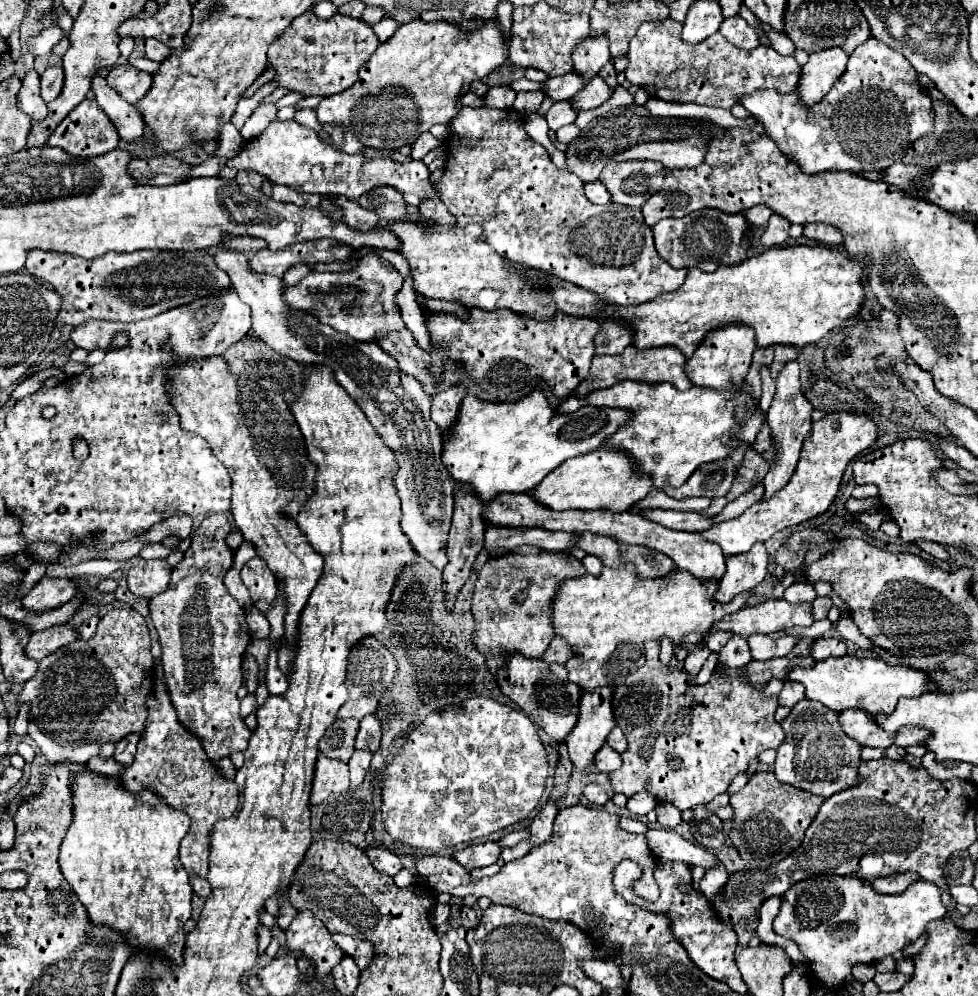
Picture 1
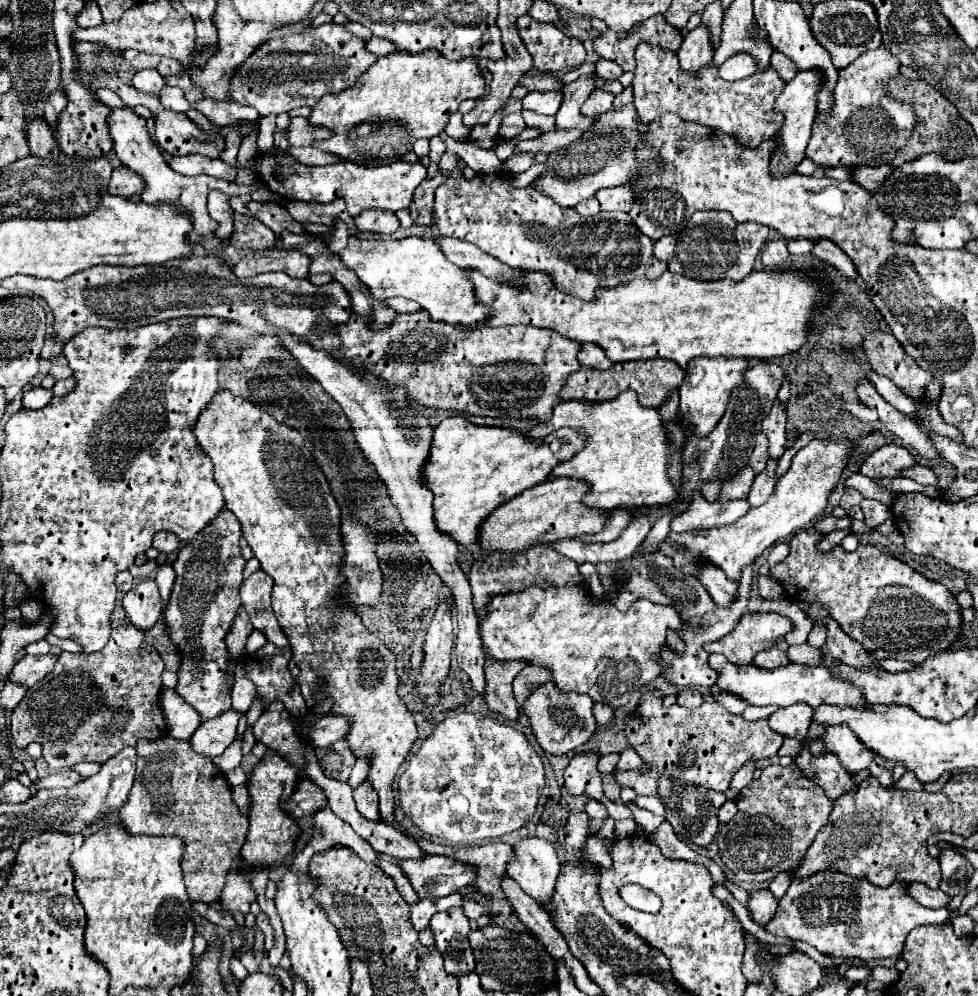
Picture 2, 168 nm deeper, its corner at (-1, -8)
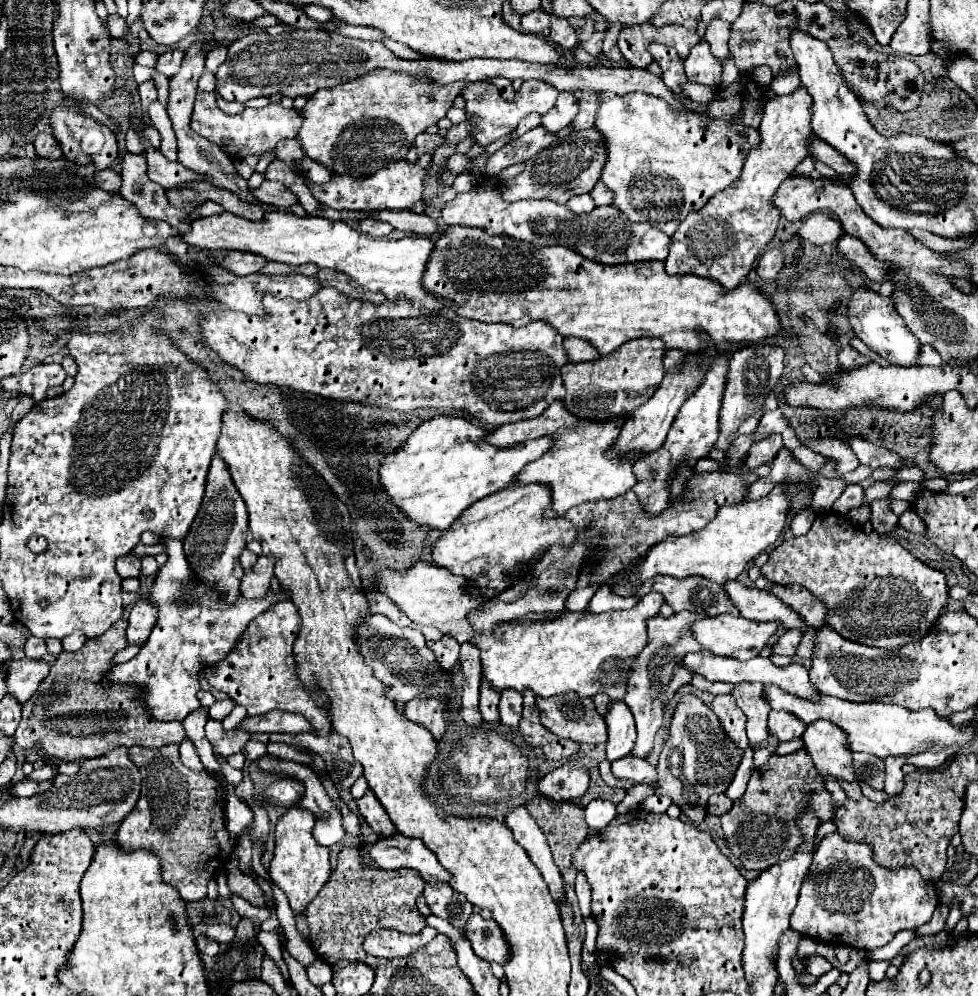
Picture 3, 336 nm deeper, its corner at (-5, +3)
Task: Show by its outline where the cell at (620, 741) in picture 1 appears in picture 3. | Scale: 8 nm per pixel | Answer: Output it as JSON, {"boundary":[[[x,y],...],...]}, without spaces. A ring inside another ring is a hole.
{"boundary":[[[624,757],[612,763],[612,775],[616,779],[624,779],[624,781],[632,781],[632,783],[646,783],[650,787],[658,787],[654,785],[658,781],[656,777],[656,769],[646,763],[646,761],[638,761],[638,757]]]}

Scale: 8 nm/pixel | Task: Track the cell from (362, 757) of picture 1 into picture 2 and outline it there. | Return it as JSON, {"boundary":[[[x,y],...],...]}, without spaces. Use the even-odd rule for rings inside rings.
{"boundary":[[[364,780],[358,788],[354,788],[354,802],[358,812],[368,818],[368,820],[378,820],[380,812],[378,812],[378,796],[372,788],[372,784],[368,780]]]}

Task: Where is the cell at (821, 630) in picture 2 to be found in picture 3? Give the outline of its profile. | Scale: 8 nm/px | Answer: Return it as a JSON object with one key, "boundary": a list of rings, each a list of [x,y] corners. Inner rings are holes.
{"boundary":[[[802,637],[802,643],[796,649],[798,661],[808,661],[812,657],[812,637]]]}

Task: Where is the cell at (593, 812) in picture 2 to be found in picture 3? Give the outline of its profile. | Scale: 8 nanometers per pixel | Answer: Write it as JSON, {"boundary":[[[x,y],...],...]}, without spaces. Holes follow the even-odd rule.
{"boundary":[[[594,799],[586,807],[586,823],[590,829],[604,829],[616,817],[616,805],[612,801]]]}

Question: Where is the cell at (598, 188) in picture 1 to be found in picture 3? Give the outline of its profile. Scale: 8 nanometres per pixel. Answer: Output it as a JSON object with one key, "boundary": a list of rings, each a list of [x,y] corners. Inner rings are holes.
{"boundary":[[[576,195],[576,197],[572,197],[572,199],[566,203],[566,207],[568,207],[572,213],[582,215],[582,213],[590,213],[596,205],[594,205],[594,201],[592,201],[590,195]]]}

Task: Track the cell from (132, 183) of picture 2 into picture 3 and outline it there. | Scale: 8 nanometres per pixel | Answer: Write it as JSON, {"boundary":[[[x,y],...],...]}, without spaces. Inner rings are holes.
{"boundary":[[[104,169],[94,175],[94,183],[96,183],[96,187],[100,187],[104,191],[118,191],[122,185],[122,179],[114,169]]]}

